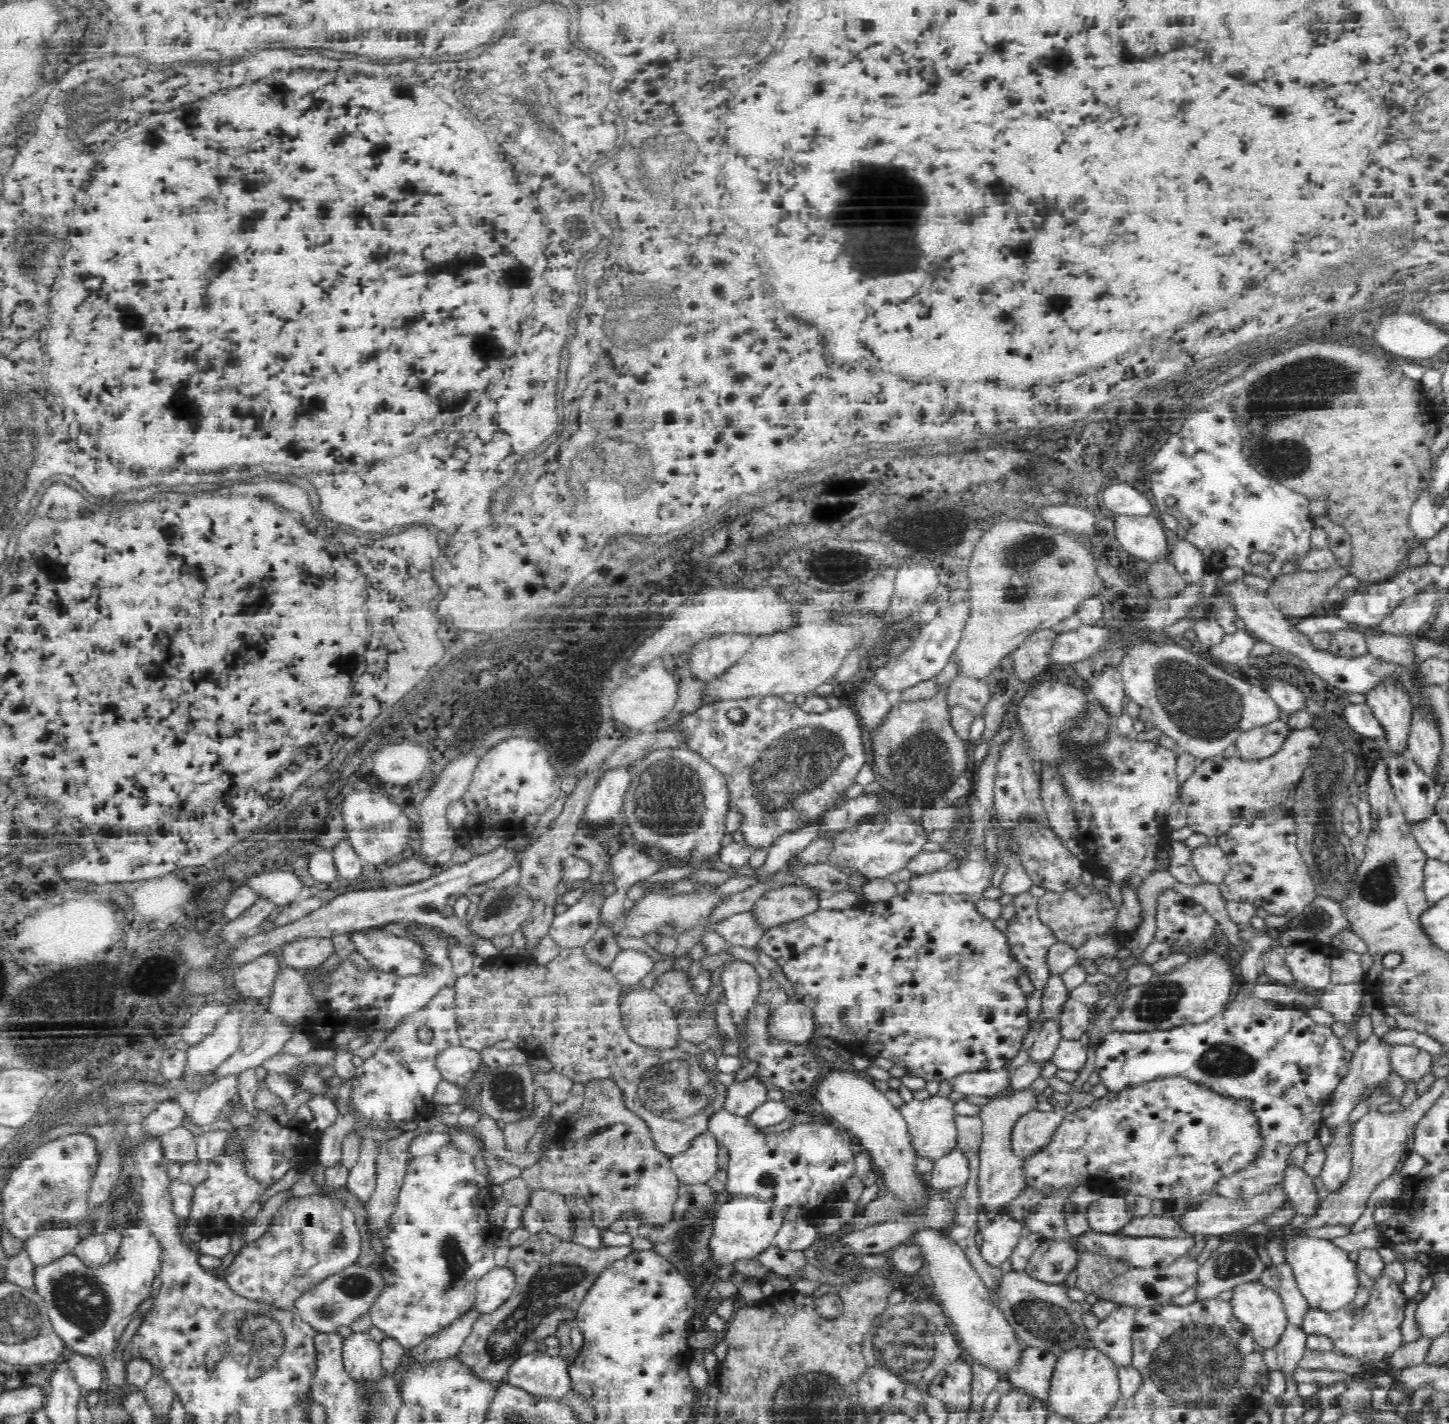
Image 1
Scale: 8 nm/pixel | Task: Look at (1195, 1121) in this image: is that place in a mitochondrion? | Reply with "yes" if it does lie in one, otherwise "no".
no

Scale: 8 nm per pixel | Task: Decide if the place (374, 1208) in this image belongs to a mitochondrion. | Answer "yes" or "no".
no

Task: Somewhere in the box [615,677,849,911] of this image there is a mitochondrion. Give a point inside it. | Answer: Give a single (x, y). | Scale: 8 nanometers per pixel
(670, 799)

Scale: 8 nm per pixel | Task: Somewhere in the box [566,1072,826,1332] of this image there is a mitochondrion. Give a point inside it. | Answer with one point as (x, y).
(684, 1242)

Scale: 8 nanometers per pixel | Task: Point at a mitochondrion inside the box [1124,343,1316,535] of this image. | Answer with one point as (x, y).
(1285, 458)

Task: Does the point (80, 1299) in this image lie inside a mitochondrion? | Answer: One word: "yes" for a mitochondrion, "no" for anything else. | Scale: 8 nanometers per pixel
yes

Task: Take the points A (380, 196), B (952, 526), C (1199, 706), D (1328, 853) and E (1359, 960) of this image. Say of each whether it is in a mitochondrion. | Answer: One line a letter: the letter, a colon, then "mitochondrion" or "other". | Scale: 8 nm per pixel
A: other
B: mitochondrion
C: mitochondrion
D: mitochondrion
E: other

